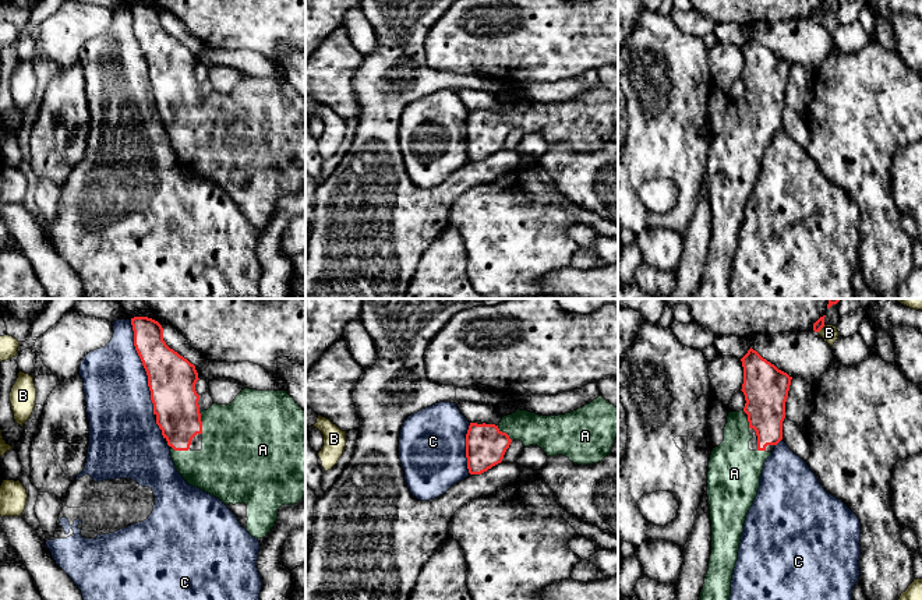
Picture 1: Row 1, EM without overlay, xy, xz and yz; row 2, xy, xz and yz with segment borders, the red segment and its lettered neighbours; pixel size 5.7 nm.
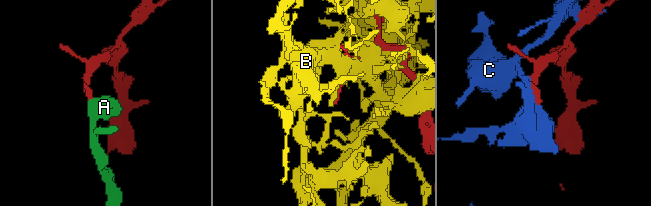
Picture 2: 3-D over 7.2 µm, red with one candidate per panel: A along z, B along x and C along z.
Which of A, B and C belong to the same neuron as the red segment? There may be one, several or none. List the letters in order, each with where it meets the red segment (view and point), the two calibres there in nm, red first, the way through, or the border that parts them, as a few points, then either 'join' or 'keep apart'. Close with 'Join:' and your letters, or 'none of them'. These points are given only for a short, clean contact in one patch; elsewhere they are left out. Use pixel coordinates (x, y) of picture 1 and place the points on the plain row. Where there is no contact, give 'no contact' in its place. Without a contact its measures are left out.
A: xy (201, 110) | 260/440 nm | across xy (173, 81), (201, 110), (219, 112), (240, 129) | join
B: yz (820, 16) | 60/100 nm | keep apart
C: xy (144, 55) | 280/380 nm | keep apart
Join: A

